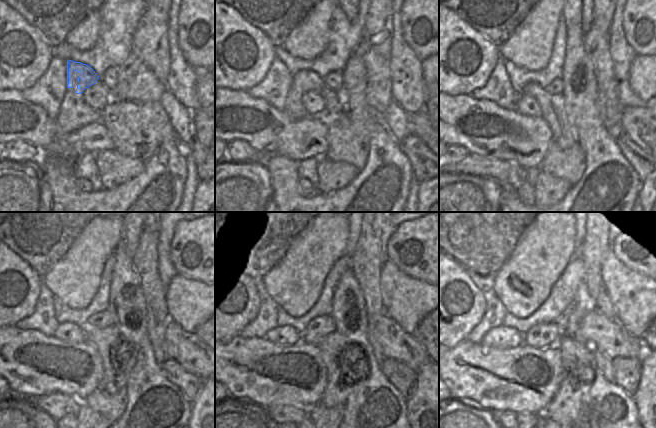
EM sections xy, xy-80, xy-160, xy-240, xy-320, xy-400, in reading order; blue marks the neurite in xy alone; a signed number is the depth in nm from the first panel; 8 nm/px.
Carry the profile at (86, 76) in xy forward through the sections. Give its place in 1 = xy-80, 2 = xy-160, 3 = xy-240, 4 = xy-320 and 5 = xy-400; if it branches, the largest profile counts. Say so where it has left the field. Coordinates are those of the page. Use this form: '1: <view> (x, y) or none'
1: xy-80 (305, 80)
2: xy-160 (553, 110)
3: xy-240 (108, 341)
4: xy-320 (341, 363)
5: xy-400 (576, 356)

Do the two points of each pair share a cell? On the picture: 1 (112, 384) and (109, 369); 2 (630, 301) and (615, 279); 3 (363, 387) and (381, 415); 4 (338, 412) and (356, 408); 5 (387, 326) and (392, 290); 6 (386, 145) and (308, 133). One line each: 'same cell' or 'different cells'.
1: same cell
2: same cell
3: same cell
4: different cells
5: different cells
6: different cells

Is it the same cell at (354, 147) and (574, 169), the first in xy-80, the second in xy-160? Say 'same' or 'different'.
same

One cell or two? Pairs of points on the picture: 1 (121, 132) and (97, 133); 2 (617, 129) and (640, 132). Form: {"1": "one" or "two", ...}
{"1": "two", "2": "two"}

